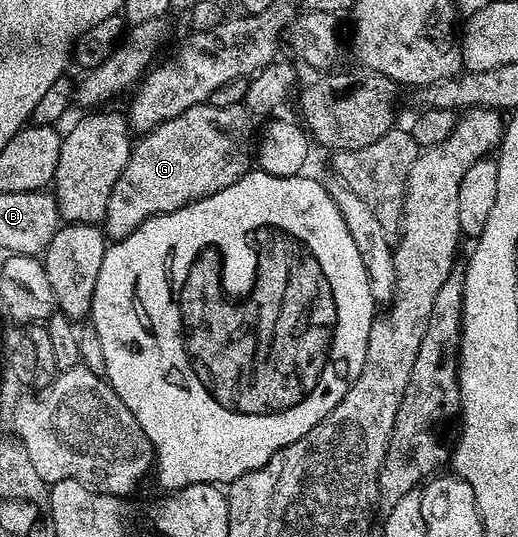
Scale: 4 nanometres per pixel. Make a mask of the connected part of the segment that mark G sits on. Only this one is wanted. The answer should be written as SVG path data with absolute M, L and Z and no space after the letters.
M206 102L178 113L178 117L170 117L170 121L162 121L162 125L158 125L153 131L143 132L135 140L126 161L126 169L122 169L122 177L114 181L114 189L110 193L110 201L106 204L102 220L105 236L112 241L130 237L130 233L134 233L134 229L138 229L138 225L146 220L185 207L195 199L218 193L218 189L226 189L226 185L234 185L234 181L247 175L254 163L252 122L252 112L243 105L216 107Z

